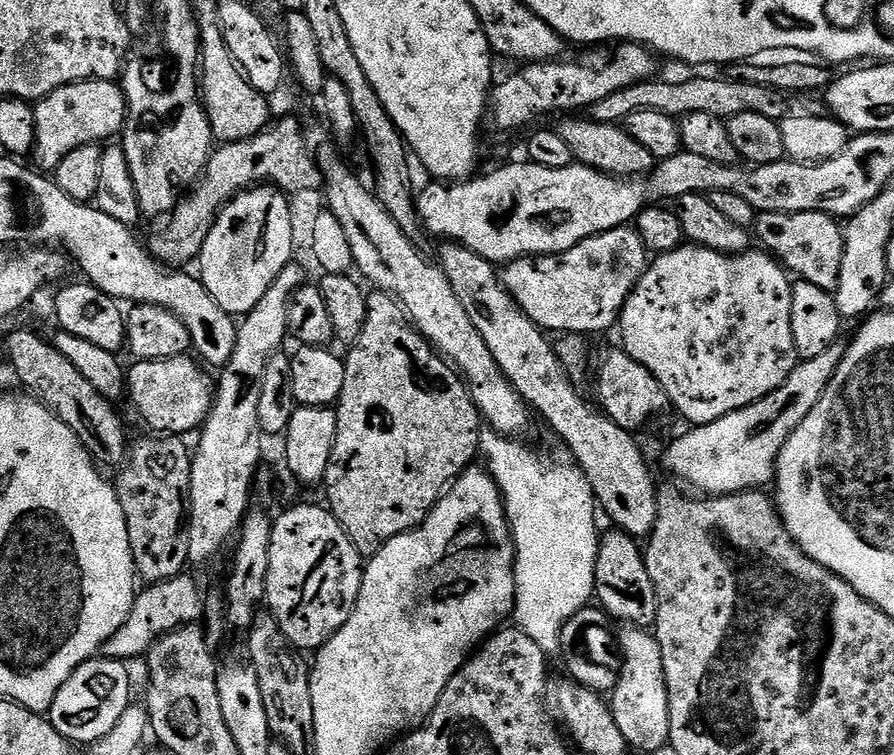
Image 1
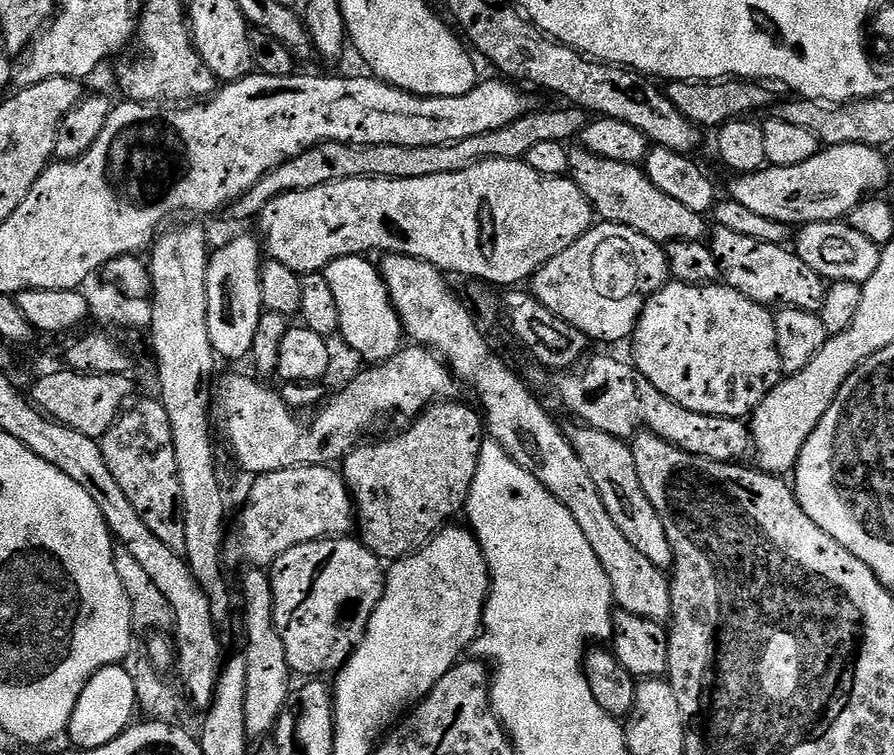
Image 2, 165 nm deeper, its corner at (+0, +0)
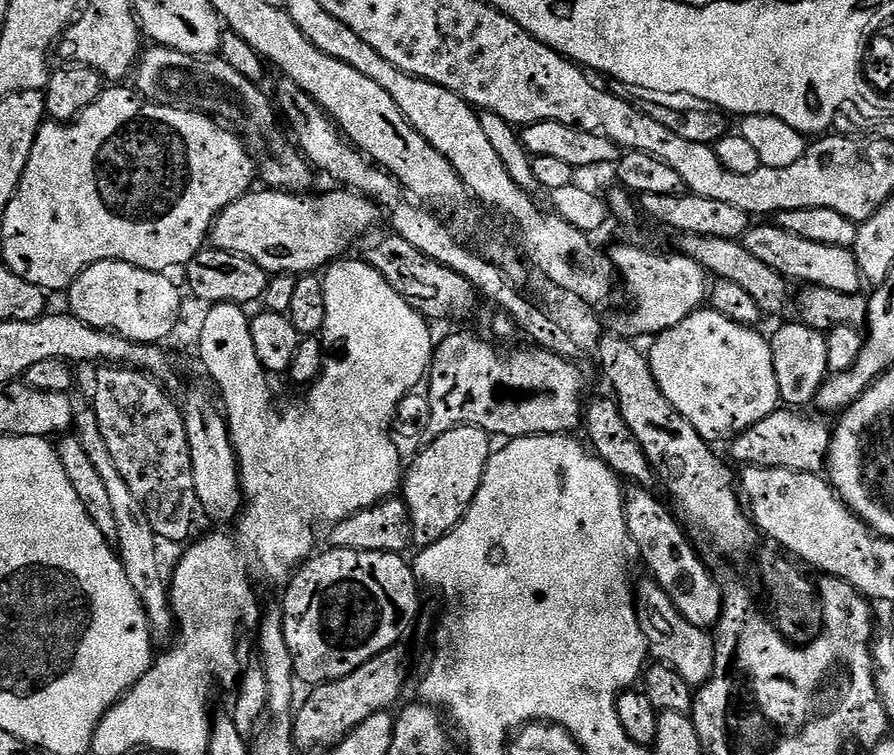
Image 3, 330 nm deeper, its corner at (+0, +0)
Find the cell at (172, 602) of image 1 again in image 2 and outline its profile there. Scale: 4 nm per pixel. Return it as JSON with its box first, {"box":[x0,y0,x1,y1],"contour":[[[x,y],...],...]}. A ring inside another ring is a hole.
{"box":[240,464,354,569],"contour":[[[323,464],[274,470],[251,481],[248,501],[240,512],[240,556],[257,569],[267,569],[286,550],[299,544],[344,538],[354,528],[352,493],[335,467]]]}

